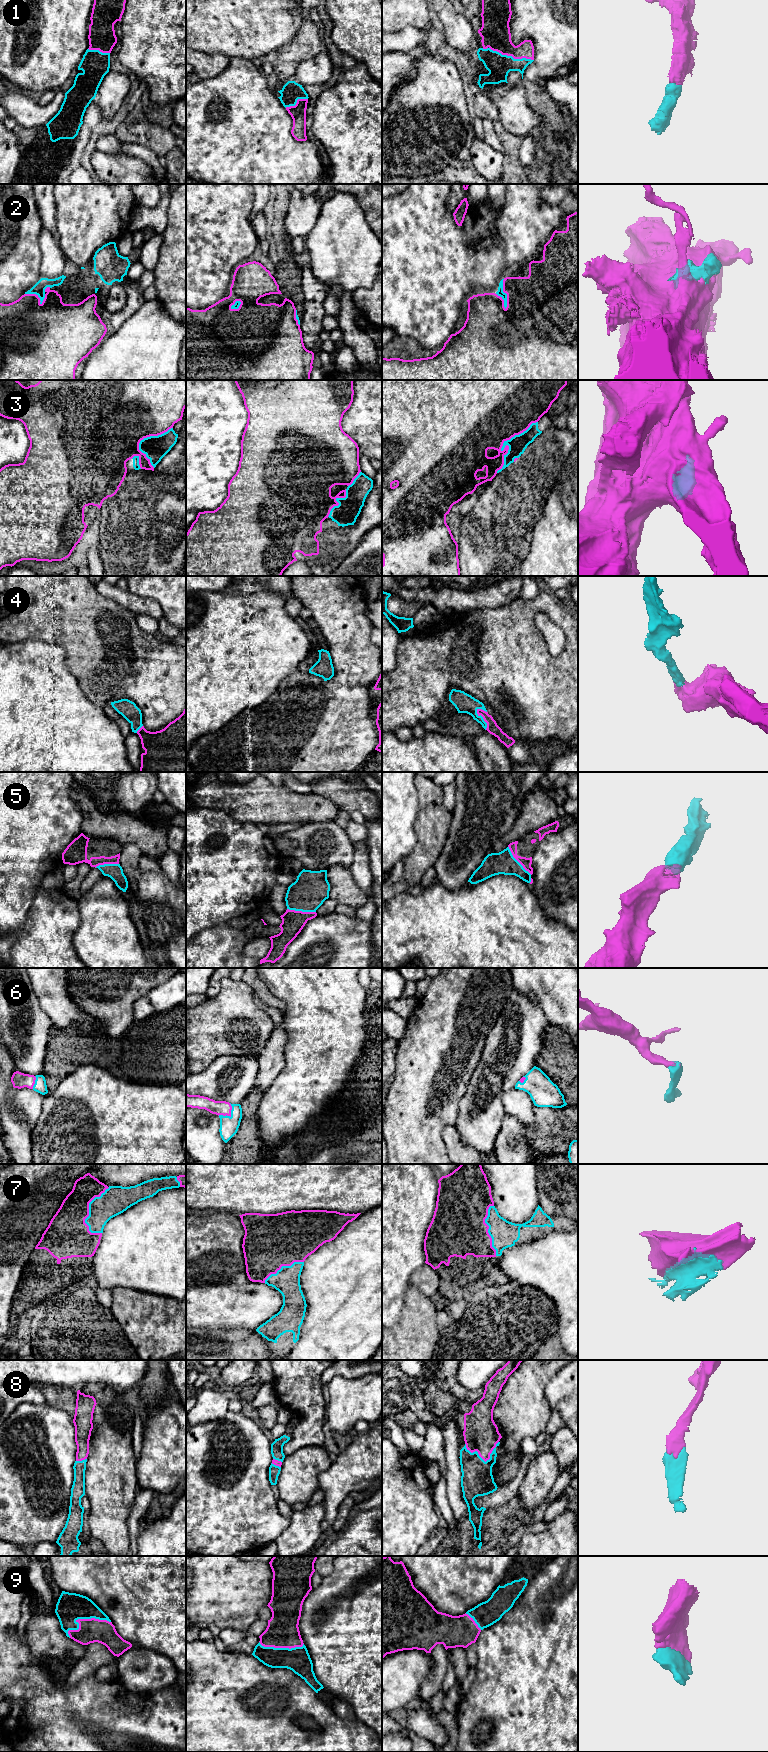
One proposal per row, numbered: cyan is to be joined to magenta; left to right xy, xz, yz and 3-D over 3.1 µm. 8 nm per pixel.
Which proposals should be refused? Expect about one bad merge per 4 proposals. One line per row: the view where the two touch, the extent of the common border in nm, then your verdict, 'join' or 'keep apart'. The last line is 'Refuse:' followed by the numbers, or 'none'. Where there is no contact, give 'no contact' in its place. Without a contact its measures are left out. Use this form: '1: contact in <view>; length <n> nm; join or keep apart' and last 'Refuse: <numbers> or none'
1: contact in yz; length 380 nm; join
2: contact in yz; length 240 nm; keep apart
3: contact in yz; length 550 nm; keep apart
4: contact in yz; length 190 nm; join
5: contact in yz; length 300 nm; join
6: contact in xz; length 140 nm; join
7: contact in xy; length 400 nm; join
8: contact in yz; length 280 nm; join
9: contact in xy; length 360 nm; keep apart
Refuse: 2, 3, 9

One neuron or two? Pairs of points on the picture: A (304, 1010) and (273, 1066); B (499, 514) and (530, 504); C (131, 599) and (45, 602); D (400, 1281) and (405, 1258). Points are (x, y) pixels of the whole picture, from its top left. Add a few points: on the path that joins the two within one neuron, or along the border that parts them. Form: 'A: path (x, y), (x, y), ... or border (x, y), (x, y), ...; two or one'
A: border (282, 1021), (287, 1034), (285, 1063); two
B: path (507, 514), (522, 504); one
C: border (95, 586), (104, 596), (114, 600), (133, 613); two
D: path (400, 1275), (400, 1264); one

